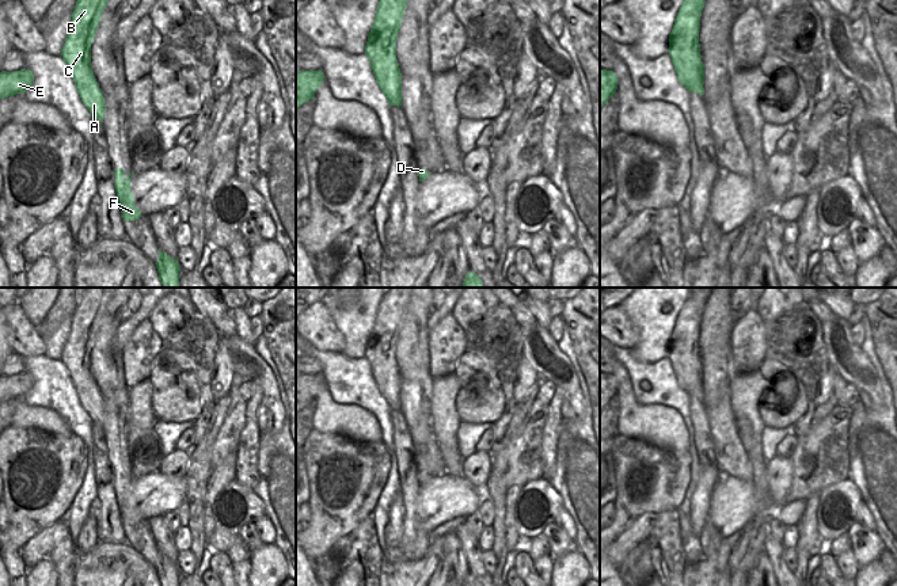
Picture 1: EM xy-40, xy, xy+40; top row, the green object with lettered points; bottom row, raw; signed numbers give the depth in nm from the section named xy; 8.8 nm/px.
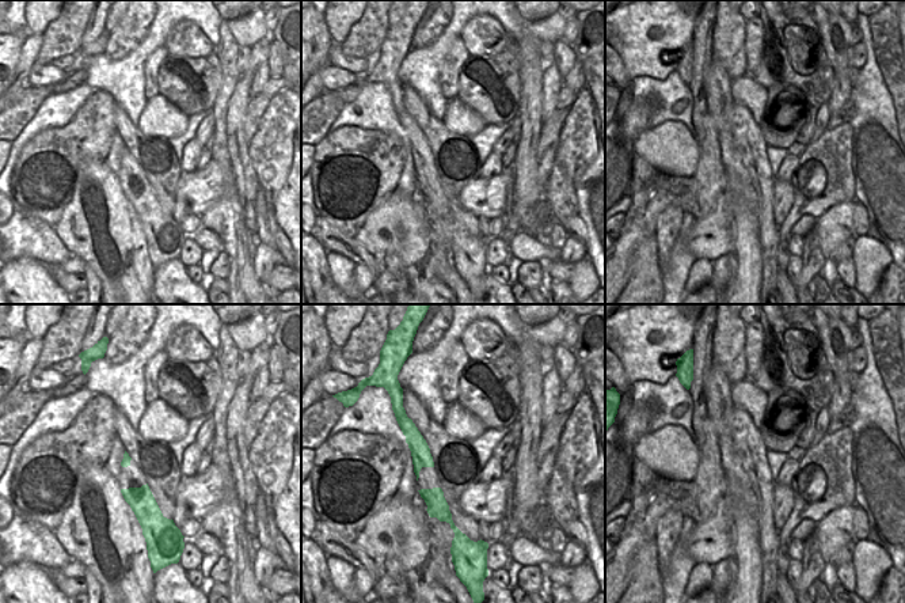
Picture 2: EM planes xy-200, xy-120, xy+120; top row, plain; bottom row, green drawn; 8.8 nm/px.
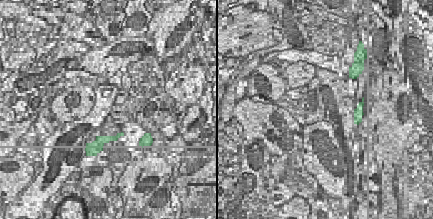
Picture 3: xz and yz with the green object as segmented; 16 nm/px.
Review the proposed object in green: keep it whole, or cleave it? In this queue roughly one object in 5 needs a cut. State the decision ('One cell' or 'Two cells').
One cell.

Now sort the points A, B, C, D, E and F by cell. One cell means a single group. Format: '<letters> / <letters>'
A B C D E F

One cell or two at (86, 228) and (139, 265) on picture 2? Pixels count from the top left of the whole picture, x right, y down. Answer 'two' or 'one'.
two

